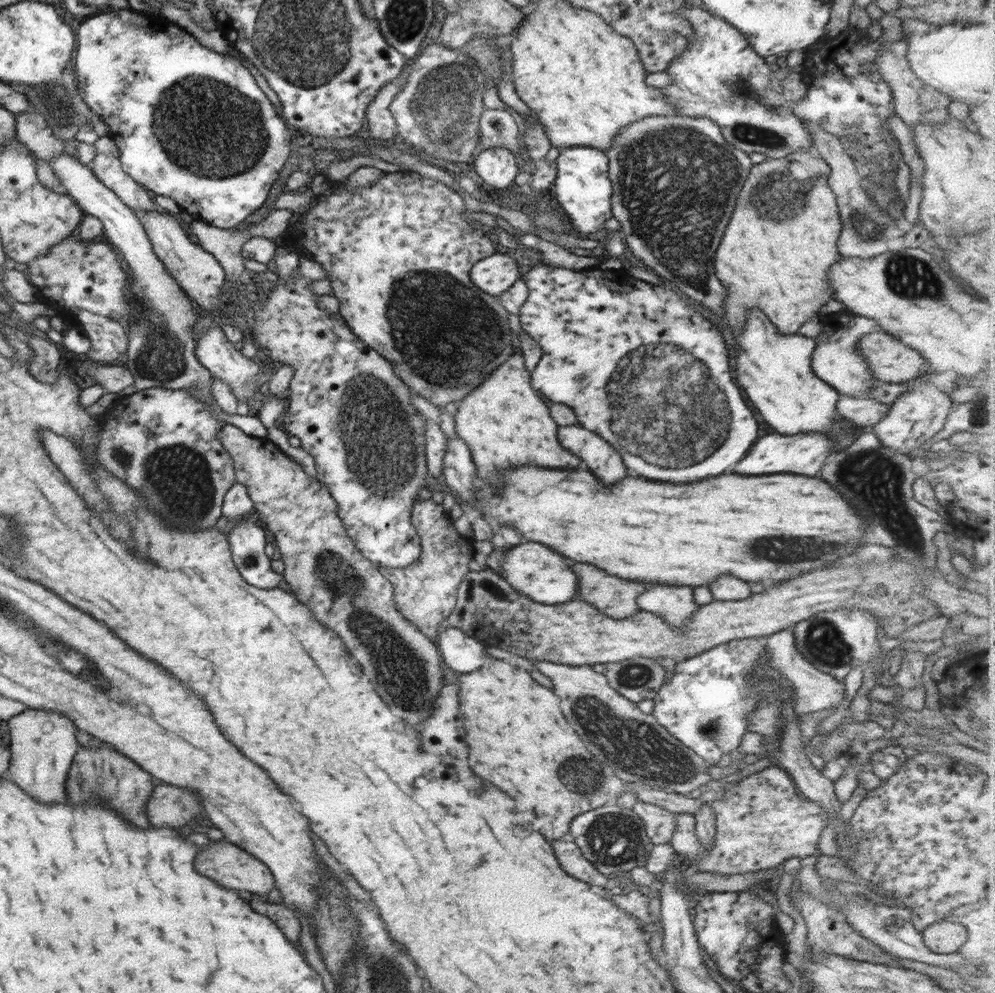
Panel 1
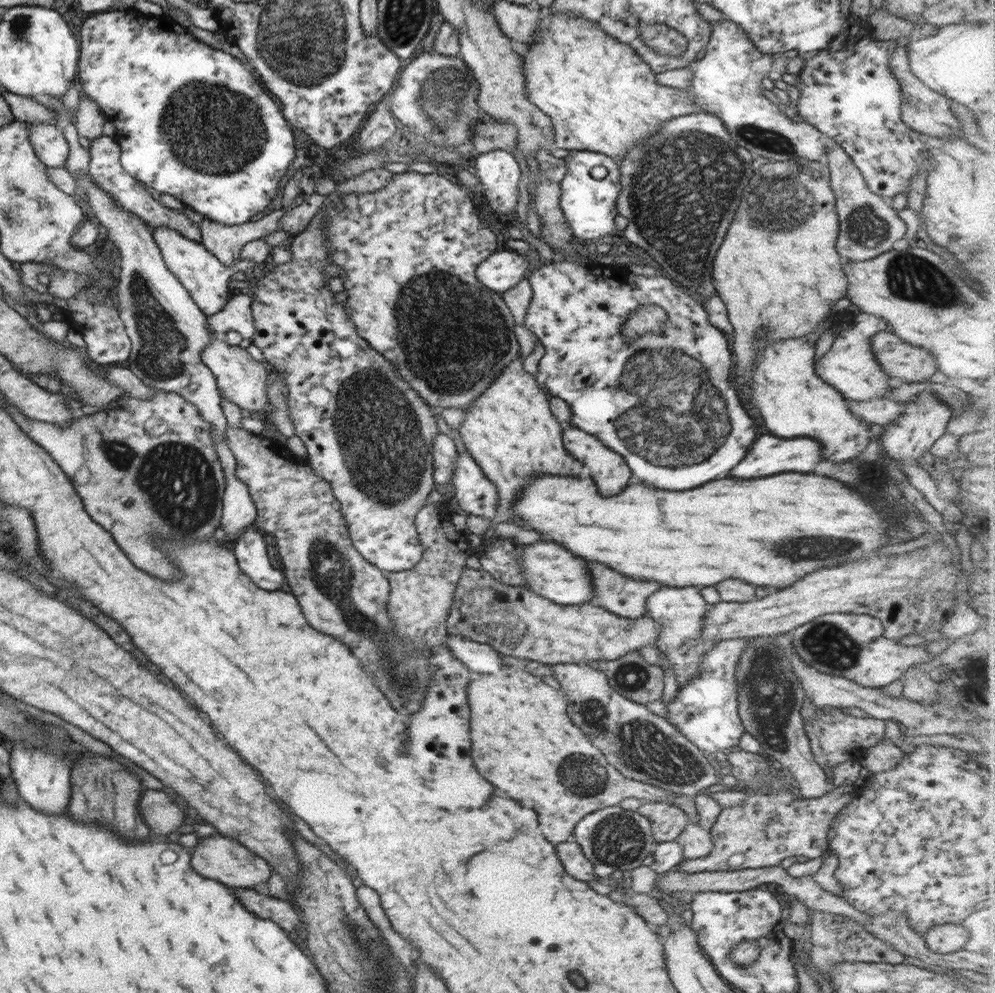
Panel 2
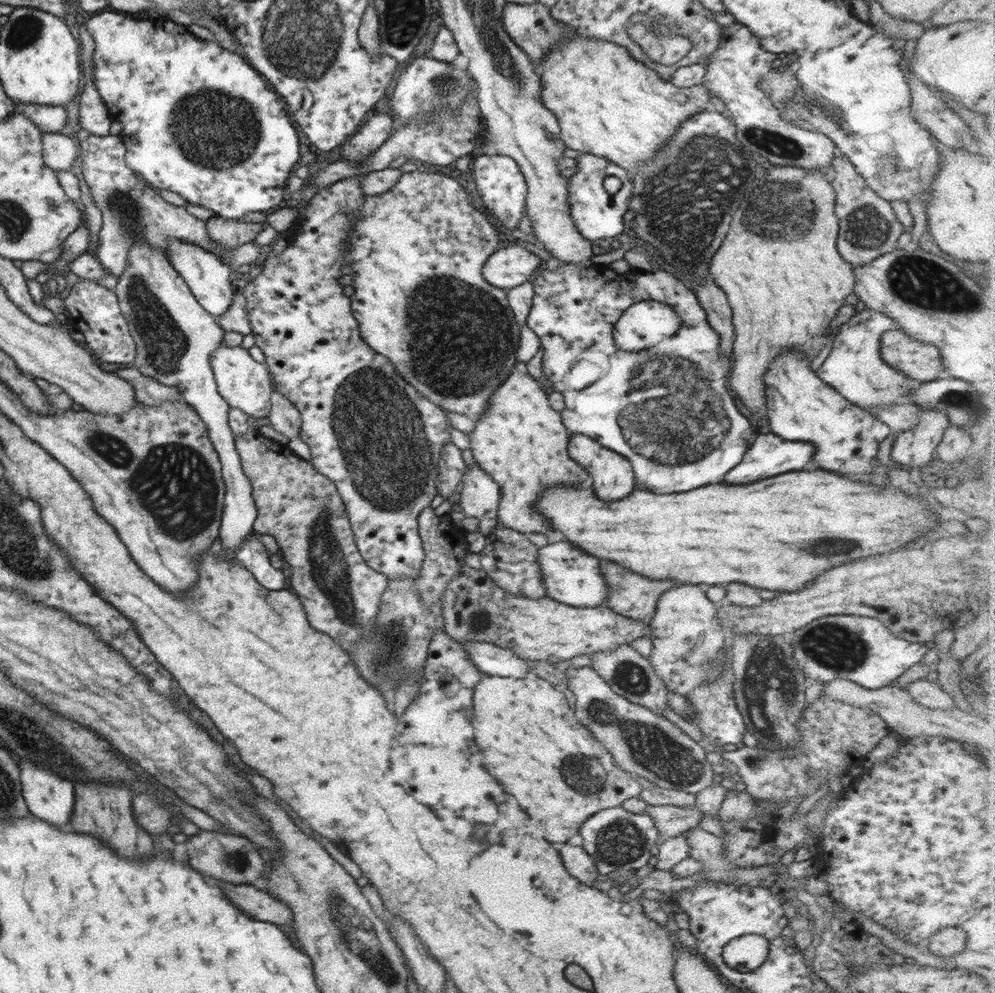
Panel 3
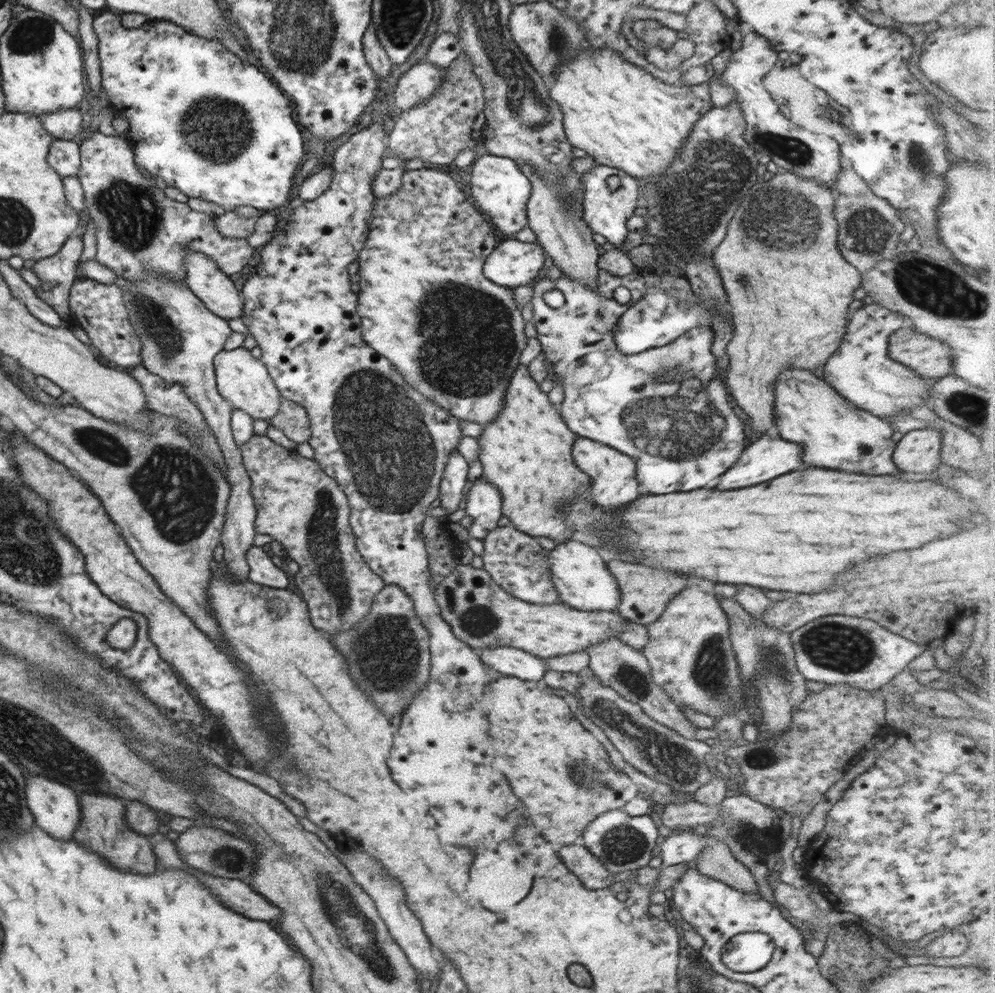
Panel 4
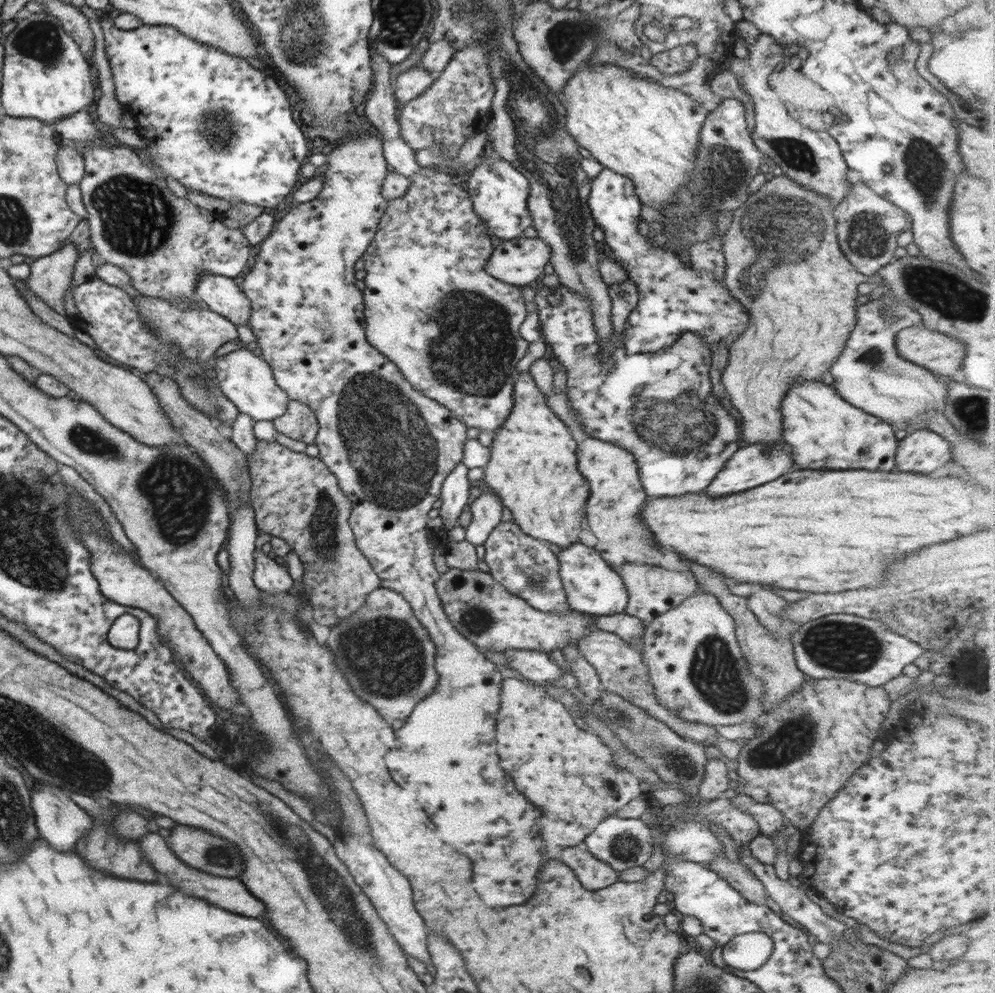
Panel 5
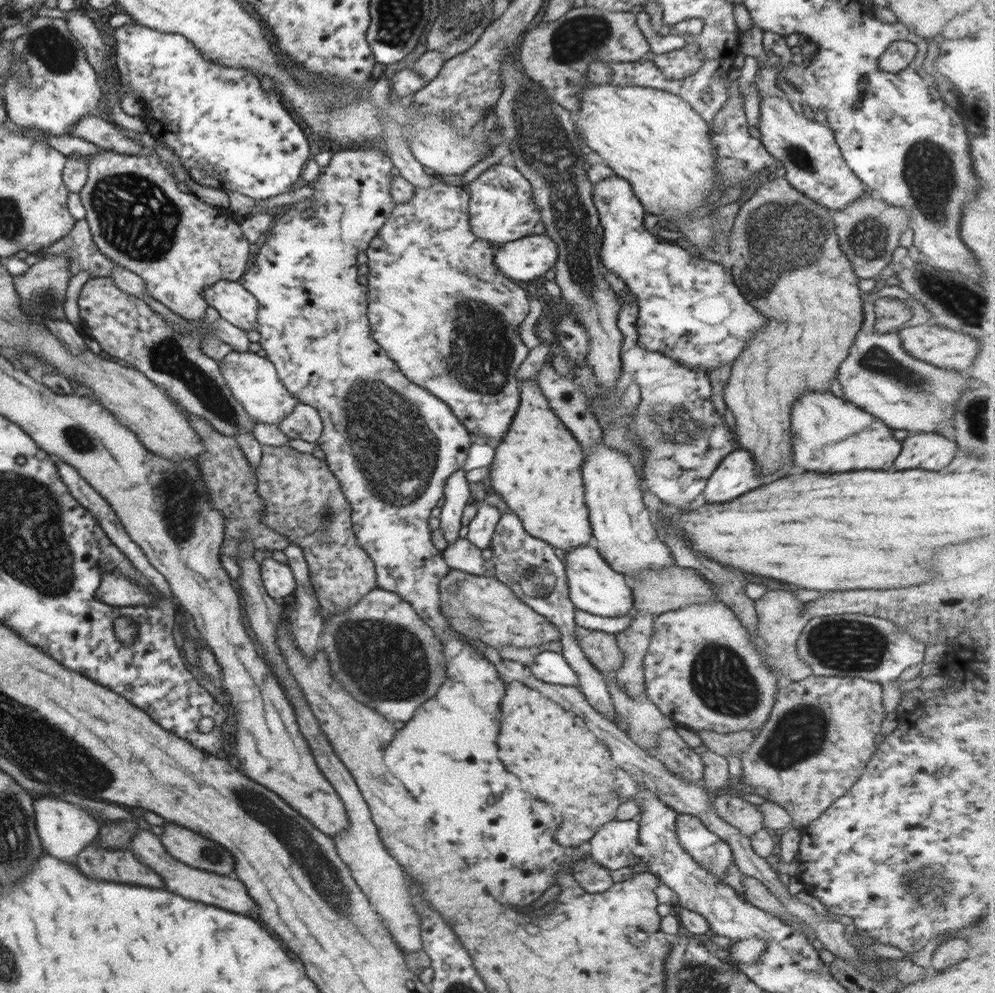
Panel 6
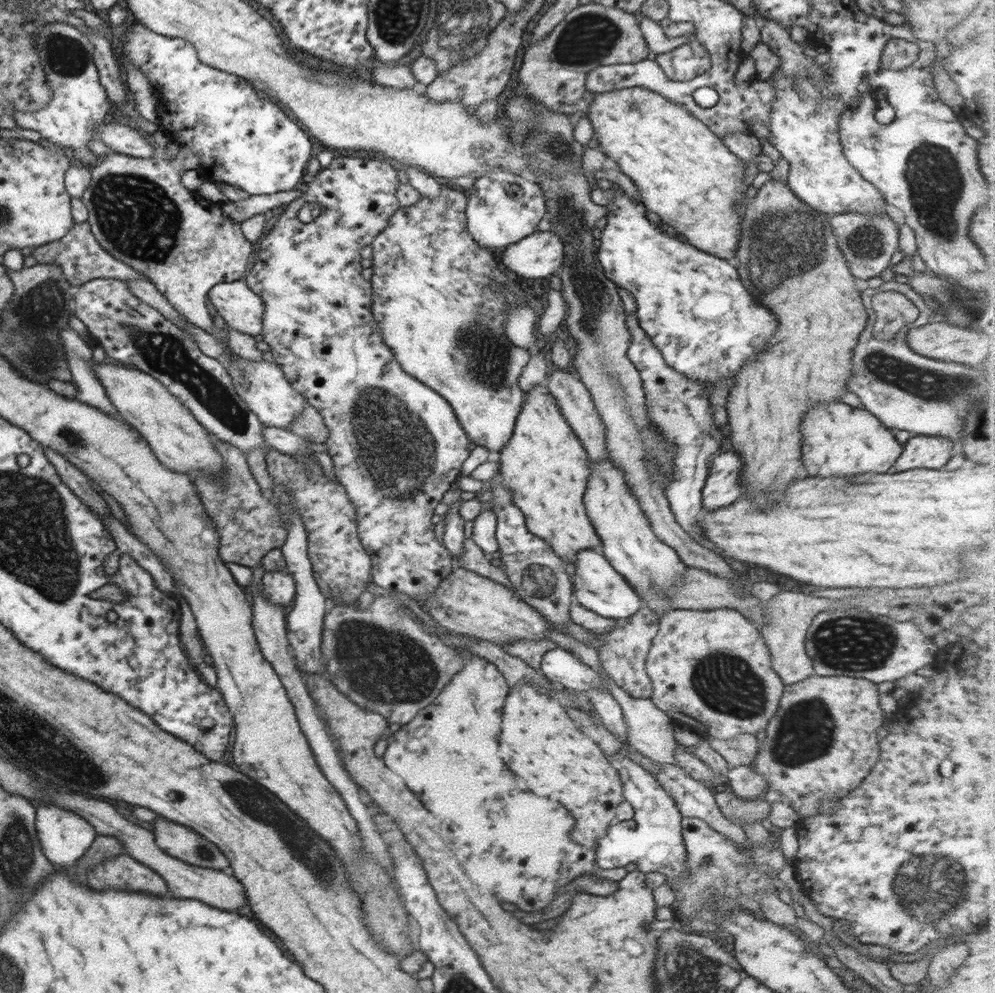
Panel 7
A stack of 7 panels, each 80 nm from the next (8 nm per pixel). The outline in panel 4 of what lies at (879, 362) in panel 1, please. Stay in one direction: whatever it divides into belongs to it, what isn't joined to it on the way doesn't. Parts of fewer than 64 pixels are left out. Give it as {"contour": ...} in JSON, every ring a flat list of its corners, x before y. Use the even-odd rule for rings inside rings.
{"contour":[[906,325,888,337,888,356,911,368,922,378,941,379,953,372,952,351,937,338,930,338]]}

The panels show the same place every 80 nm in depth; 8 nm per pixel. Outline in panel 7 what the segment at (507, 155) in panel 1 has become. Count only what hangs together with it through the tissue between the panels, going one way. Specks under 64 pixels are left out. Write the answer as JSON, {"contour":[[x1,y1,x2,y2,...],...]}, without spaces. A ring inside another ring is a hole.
{"contour":[[497,168,477,178,468,189,467,198,467,231,481,247,487,249,504,250,530,236,547,212,543,192,535,180,508,169]]}

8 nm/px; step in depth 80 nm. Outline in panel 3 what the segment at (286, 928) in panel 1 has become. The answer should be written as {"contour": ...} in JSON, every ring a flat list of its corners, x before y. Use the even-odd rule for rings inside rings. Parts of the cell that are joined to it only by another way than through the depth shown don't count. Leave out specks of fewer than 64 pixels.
{"contour":[[224,882,220,884,224,894,234,902,242,912,250,914,256,920,272,922,272,924,290,924,292,922,291,908,287,904,282,904,277,898,272,898,266,892,260,892,252,886,256,884,234,884]]}

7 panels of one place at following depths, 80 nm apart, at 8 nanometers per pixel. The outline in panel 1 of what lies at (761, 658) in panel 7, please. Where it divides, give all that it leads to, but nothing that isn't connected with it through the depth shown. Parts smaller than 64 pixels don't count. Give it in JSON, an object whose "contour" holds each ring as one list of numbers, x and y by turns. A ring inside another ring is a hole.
{"contour":[[658,583,650,586,636,597,640,611,660,616,677,631,681,631,692,620,692,614,700,610,700,606,695,603,694,588,690,586,666,586]]}

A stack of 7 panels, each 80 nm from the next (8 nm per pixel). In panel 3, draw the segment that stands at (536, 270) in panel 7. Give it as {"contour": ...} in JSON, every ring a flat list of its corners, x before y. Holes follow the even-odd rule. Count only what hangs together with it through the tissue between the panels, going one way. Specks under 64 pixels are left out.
{"contour":[[513,244,493,252,486,259,482,276,488,284,509,290,526,282,540,264,544,262,536,254]]}

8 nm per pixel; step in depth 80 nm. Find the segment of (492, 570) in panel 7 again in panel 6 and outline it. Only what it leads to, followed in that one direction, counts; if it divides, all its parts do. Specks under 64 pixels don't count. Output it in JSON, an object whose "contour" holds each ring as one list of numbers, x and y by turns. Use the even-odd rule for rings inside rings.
{"contour":[[459,539,456,544,449,546,444,553,444,561,452,569,457,569,466,573,474,573,477,576,491,576,487,574,485,561,482,558,482,550,472,545,468,539]]}

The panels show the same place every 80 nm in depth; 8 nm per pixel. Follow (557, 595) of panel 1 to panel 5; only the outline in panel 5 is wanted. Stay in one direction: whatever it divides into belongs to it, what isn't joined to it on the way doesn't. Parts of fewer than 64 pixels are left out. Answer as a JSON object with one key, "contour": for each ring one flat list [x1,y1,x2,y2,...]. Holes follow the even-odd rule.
{"contour":[[582,543,572,544,568,548,562,548,557,558,560,563,560,579,571,611,587,613,590,616,612,616,624,613,628,606,624,582,595,548,588,548]]}

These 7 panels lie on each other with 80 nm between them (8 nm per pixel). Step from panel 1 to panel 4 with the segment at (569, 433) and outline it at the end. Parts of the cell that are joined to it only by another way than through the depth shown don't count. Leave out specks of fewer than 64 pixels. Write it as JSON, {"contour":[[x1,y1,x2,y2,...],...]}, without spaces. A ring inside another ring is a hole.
{"contour":[[580,436,574,441,571,453,576,466,591,478,588,494,592,496,594,504,602,506,604,511,619,512,622,506,633,503,640,496,639,484,636,480,636,460,631,456,622,454,607,444,600,444]]}

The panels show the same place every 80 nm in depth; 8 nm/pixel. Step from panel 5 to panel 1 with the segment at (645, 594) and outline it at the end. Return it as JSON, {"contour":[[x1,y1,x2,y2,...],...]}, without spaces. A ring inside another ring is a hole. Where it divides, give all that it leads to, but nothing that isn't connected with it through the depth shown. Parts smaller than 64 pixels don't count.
{"contour":[[574,564,574,573,578,577,577,596,588,602,600,613,612,619,630,618,640,612,636,597,650,588,642,581,622,579,598,570,590,564]]}

